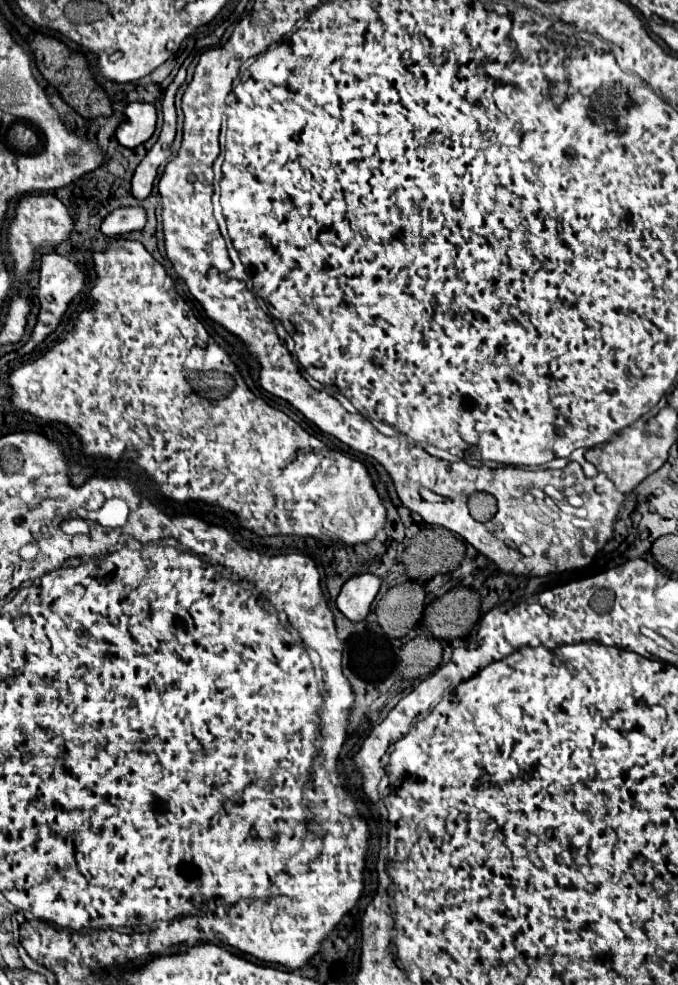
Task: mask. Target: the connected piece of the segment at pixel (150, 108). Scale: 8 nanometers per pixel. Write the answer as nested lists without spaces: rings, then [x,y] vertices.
[[[128,103],[124,109],[124,121],[114,131],[120,145],[134,149],[148,141],[156,127],[156,107],[152,103]]]

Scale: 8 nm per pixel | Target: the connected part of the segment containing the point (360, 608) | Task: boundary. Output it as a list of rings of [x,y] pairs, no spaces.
[[[370,573],[356,575],[344,583],[344,587],[336,599],[336,607],[340,609],[340,613],[346,619],[360,623],[370,613],[370,605],[374,601],[378,589],[380,589],[380,579],[376,575],[370,575]]]

